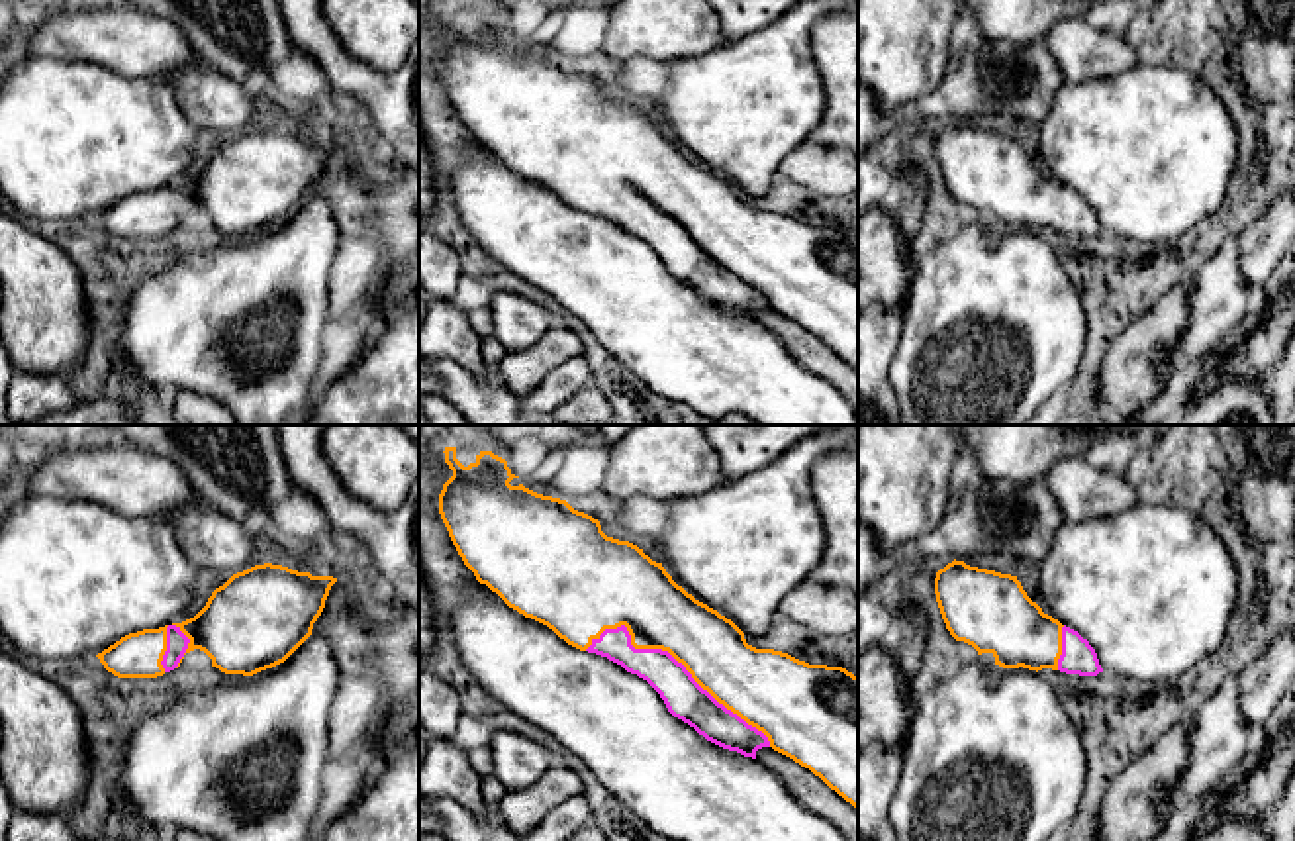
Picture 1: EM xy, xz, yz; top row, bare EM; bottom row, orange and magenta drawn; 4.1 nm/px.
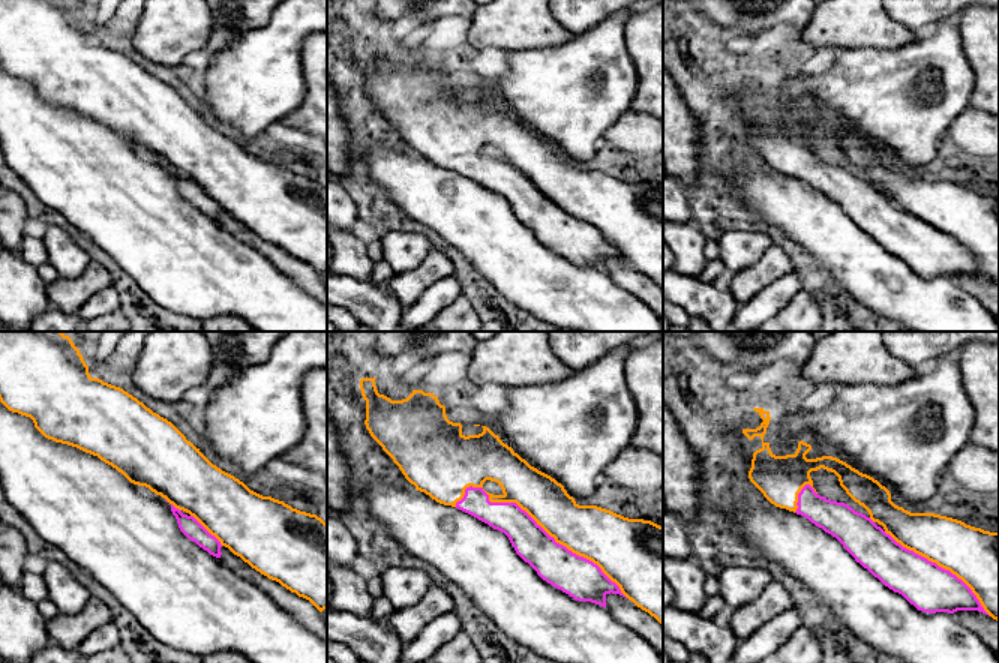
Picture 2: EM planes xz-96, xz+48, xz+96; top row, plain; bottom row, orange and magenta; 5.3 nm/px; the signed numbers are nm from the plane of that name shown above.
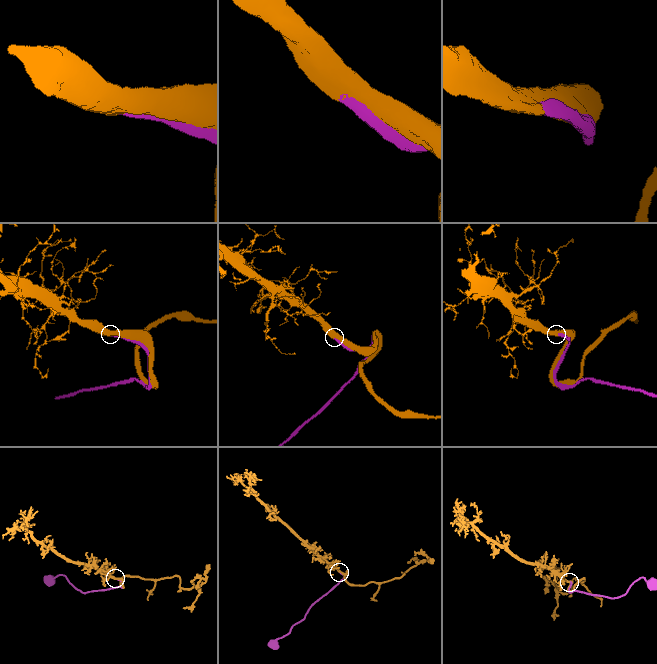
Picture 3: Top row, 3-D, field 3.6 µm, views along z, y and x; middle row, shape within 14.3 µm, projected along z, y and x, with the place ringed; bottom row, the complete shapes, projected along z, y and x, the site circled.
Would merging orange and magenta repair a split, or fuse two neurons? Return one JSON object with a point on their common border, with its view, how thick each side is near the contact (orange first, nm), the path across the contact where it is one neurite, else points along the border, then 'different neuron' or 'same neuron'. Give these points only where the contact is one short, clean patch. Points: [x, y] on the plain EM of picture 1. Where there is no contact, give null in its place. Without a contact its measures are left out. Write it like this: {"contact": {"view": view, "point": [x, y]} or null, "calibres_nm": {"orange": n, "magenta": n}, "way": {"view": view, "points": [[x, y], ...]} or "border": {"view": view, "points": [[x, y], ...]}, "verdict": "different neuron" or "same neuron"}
{"contact": {"view": "xz", "point": [676, 220]}, "calibres_nm": {"orange": 280, "magenta": 160}, "verdict": "same neuron"}

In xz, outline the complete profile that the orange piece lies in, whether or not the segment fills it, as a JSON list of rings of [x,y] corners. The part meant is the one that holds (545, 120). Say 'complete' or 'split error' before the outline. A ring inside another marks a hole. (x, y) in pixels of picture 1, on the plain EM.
split error; [[[445,8],[443,14],[453,37],[439,55],[439,74],[453,106],[480,145],[525,178],[552,190],[568,206],[607,218],[647,241],[668,272],[707,302],[752,320],[758,310],[772,308],[858,369],[858,237],[842,227],[809,225],[782,212],[748,206],[731,180],[688,155],[662,124],[652,122],[643,110],[607,98],[598,80],[574,71],[566,61],[537,55],[523,45],[511,47],[509,43],[519,37],[492,12],[480,12],[468,27],[456,20],[456,8]]]

